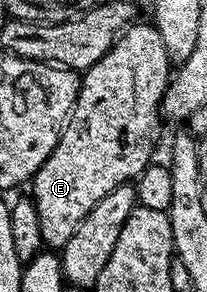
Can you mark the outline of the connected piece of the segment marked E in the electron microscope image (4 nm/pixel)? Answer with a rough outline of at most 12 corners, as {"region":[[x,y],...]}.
{"region":[[136,22],[82,76],[30,181],[62,250],[153,163],[170,61]]}

